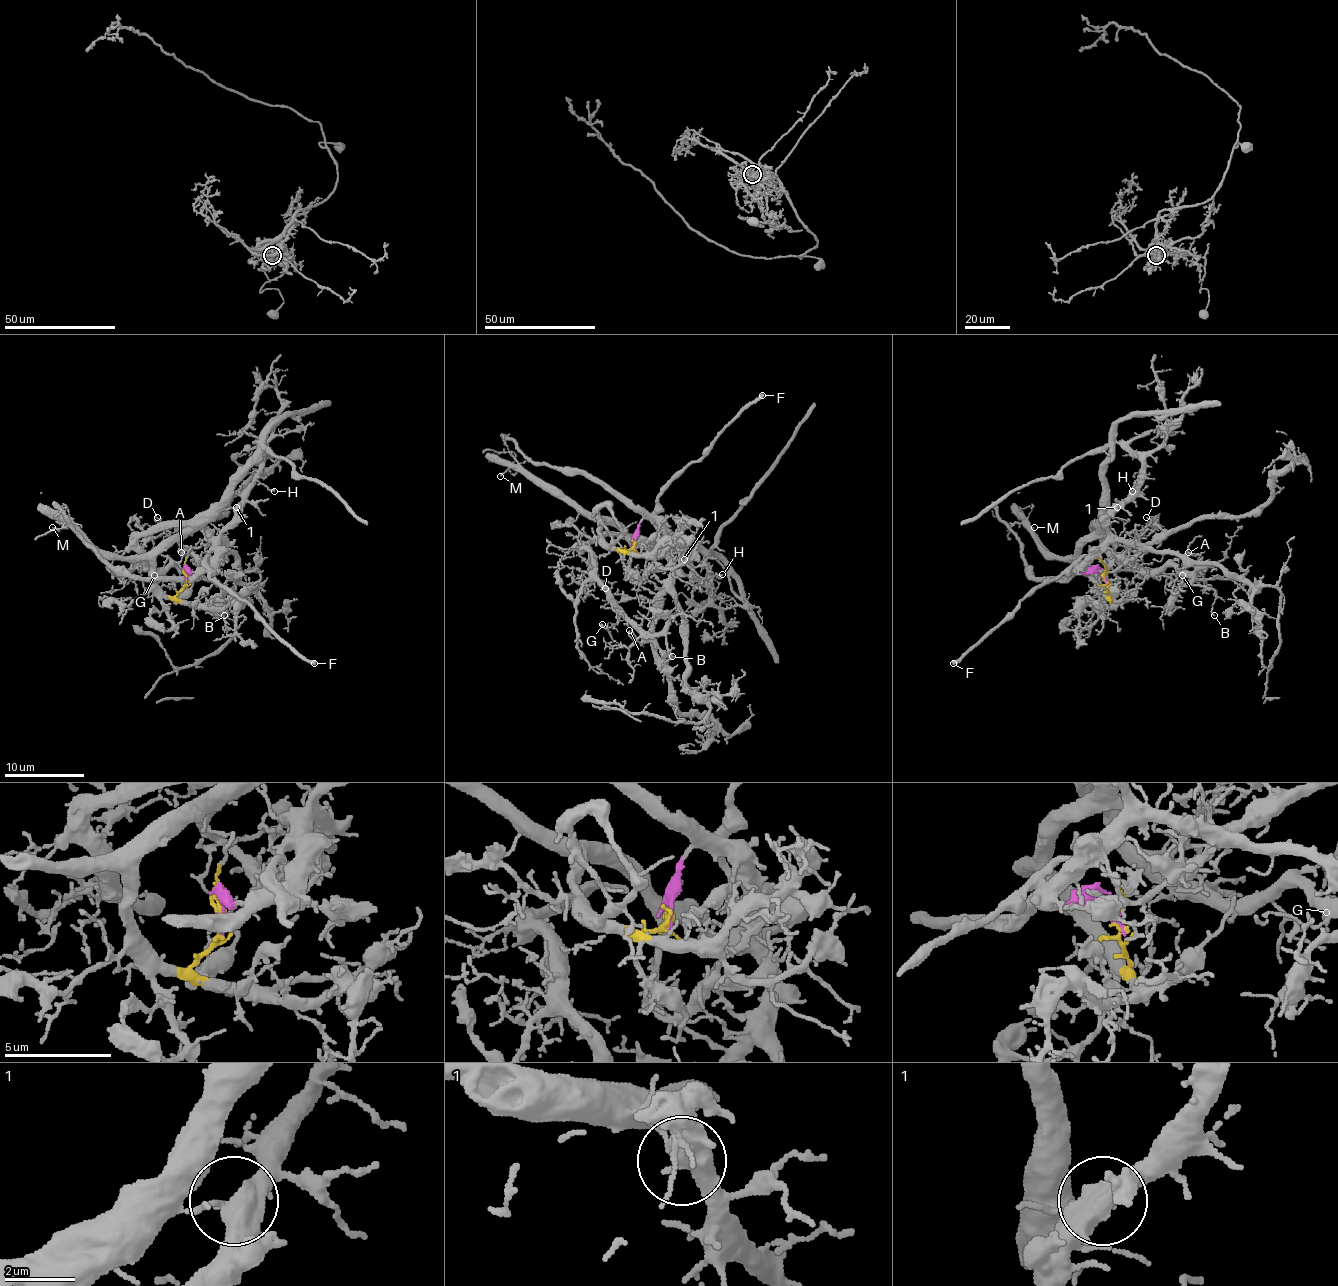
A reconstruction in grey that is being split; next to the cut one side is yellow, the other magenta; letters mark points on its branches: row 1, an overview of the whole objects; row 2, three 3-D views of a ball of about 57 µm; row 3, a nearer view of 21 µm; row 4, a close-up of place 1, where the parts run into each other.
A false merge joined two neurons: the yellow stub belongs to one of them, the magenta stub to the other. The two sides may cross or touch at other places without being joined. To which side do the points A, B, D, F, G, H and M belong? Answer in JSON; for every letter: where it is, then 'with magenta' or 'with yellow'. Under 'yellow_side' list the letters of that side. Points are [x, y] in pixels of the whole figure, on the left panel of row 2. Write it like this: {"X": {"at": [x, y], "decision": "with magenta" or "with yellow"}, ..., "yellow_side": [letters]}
{"A": {"at": [181, 552], "decision": "with yellow"}, "B": {"at": [224, 615], "decision": "with yellow"}, "D": {"at": [157, 517], "decision": "with yellow"}, "F": {"at": [314, 663], "decision": "with magenta"}, "G": {"at": [154, 575], "decision": "with yellow"}, "H": {"at": [274, 491], "decision": "with magenta"}, "M": {"at": [52, 527], "decision": "with yellow"}, "yellow_side": ["A", "B", "D", "G", "M"]}

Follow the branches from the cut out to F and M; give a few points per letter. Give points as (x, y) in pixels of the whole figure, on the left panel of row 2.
F: (187, 580), (189, 572), (205, 568), (247, 602), (297, 654), (315, 664)
M: (187, 580), (175, 596), (169, 596), (155, 582), (153, 566), (147, 560), (109, 558), (71, 528), (53, 528)

